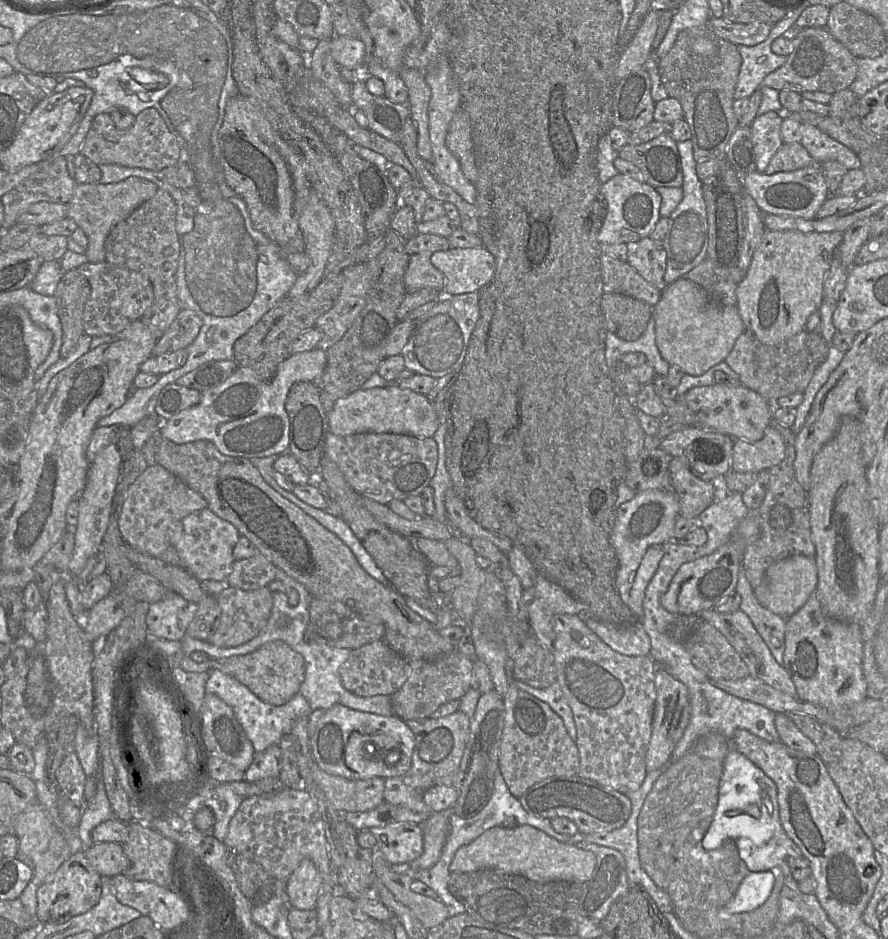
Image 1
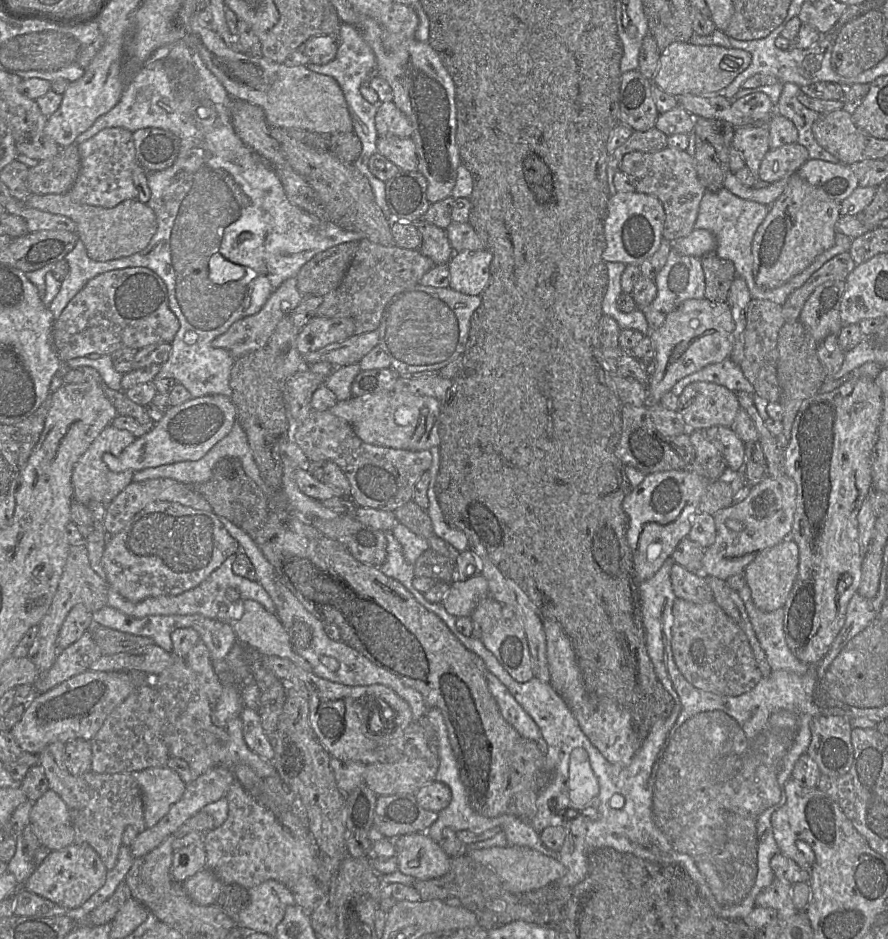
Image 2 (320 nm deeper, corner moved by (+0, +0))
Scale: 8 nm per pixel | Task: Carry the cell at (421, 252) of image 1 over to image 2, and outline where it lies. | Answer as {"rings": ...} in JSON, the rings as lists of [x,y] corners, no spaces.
{"rings":[[[420,219],[415,224],[422,236],[419,251],[431,259],[435,265],[447,265],[455,251],[446,231],[424,219]]]}

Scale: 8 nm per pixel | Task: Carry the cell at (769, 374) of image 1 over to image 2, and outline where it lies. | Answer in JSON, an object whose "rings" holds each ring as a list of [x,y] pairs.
{"rings":[[[751,299],[746,313],[744,330],[744,358],[739,364],[746,379],[754,387],[754,394],[767,401],[779,401],[780,387],[777,378],[778,350],[777,340],[785,319],[782,306],[770,300]]]}

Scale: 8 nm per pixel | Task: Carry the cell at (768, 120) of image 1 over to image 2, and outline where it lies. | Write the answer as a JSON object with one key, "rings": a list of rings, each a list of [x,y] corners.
{"rings":[[[756,123],[752,126],[736,128],[732,147],[743,154],[746,166],[753,176],[759,179],[760,164],[770,149],[767,123]]]}

